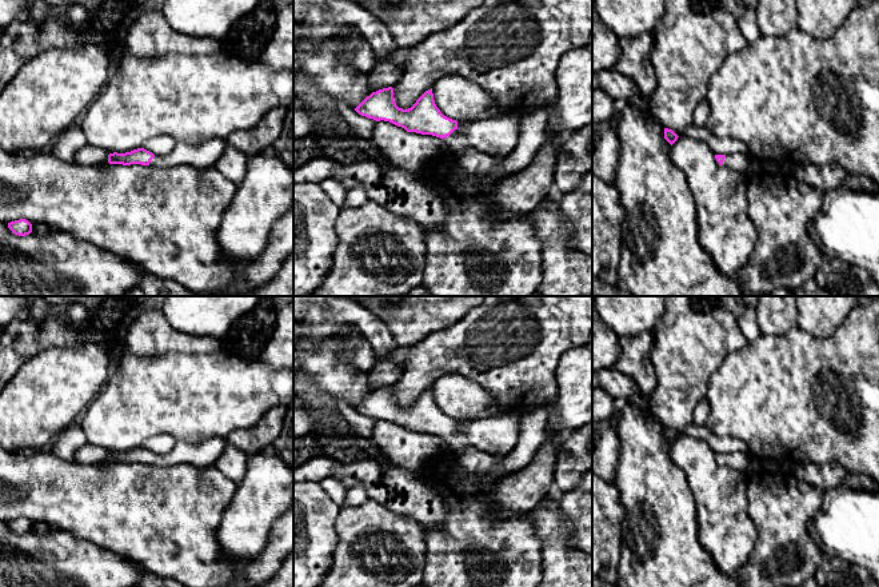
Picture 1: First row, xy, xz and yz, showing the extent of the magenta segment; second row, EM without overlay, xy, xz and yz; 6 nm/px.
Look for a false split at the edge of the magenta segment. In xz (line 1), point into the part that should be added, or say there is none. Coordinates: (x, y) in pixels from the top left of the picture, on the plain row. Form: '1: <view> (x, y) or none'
1: xz (496, 435)

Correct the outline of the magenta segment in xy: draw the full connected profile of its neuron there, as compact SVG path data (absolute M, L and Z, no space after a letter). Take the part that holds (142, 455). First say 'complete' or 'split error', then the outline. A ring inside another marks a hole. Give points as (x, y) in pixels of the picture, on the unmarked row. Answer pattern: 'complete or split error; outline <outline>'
split error; outline M211 438L199 443L177 440L175 448L164 455L137 447L125 452L109 452L108 462L123 464L141 463L153 467L171 467L185 463L197 468L207 468L217 464L227 443L227 439L223 438Z

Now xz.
split error; outline M392 386L372 391L355 410L376 420L389 420L407 431L440 436L446 451L456 458L468 447L488 455L512 455L519 439L519 422L523 414L514 408L459 428L458 420L444 415L436 406L432 387L425 390L411 407L403 408L393 399Z

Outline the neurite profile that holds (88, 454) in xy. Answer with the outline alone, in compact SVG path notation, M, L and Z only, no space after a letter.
M87 442L76 451L73 462L80 466L93 466L108 462L108 454L108 450Z

